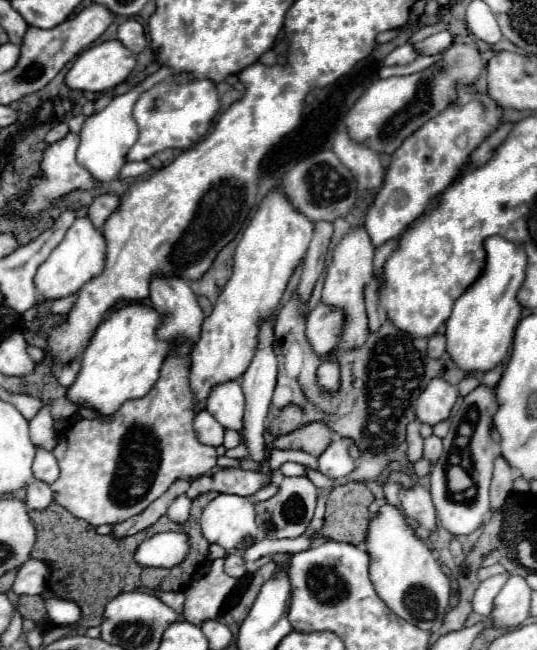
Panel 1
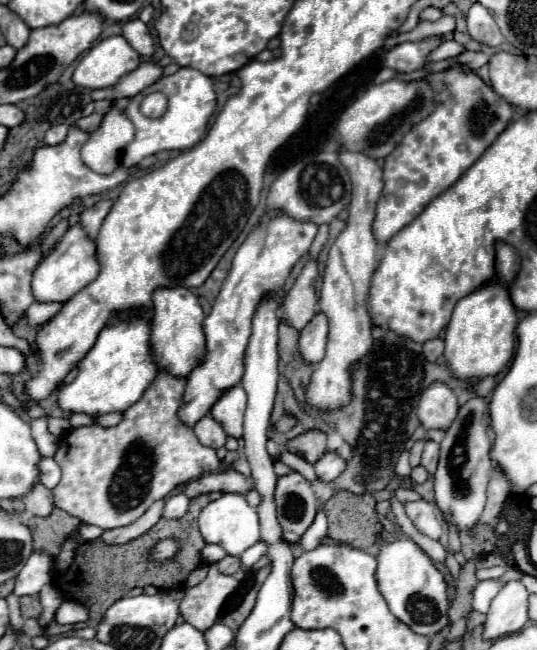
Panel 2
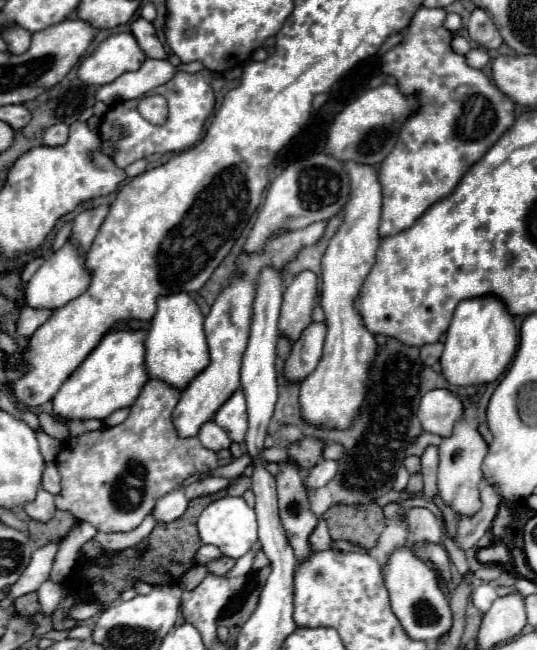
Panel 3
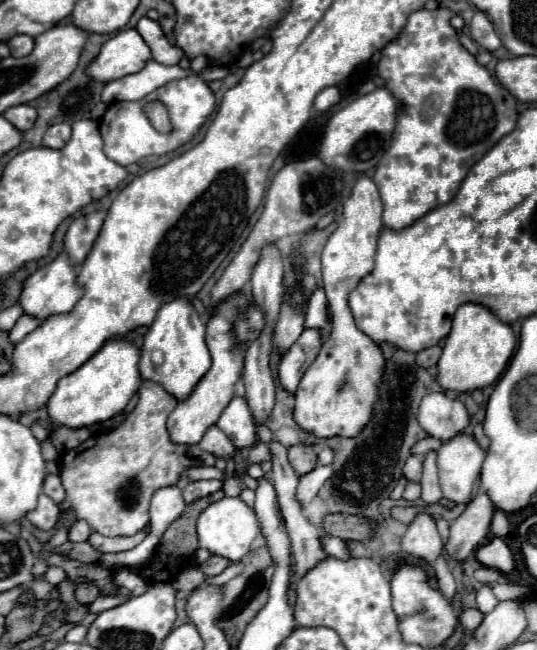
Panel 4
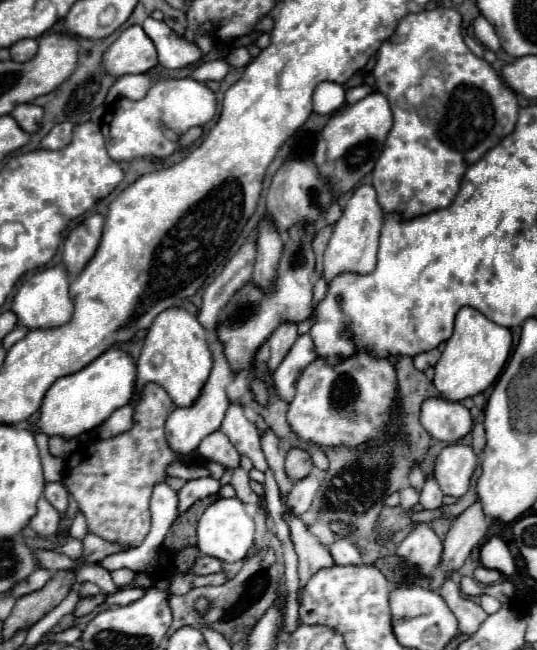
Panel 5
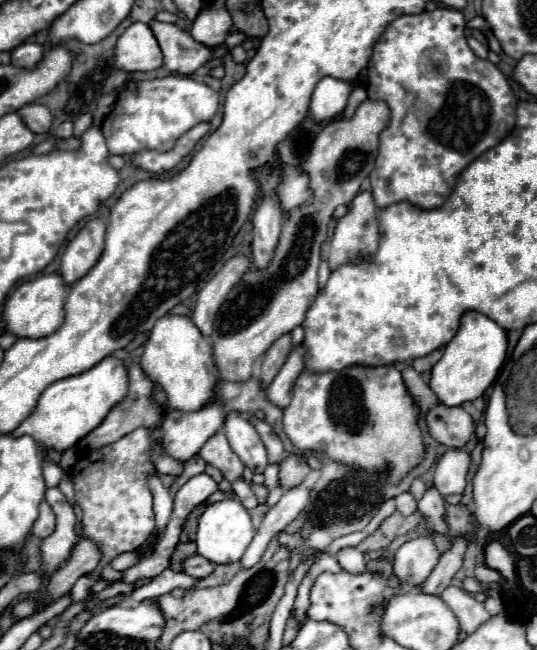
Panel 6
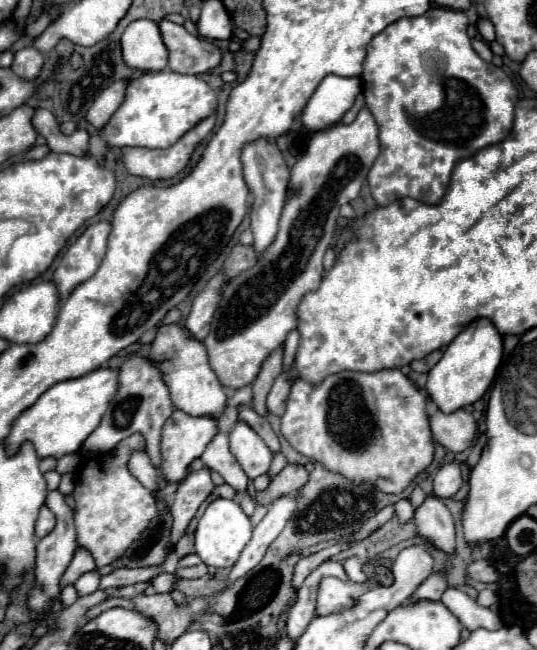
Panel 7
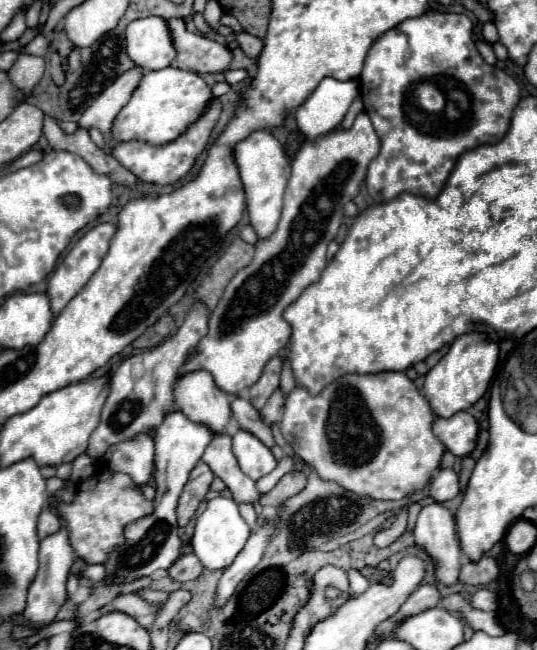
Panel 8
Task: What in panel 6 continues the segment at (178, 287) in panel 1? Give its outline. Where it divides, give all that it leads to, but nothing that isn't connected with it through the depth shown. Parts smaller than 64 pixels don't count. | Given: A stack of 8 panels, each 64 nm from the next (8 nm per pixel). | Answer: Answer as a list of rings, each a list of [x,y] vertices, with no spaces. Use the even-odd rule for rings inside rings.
[[[166,314],[156,320],[150,336],[144,344],[144,354],[140,360],[142,372],[152,380],[158,382],[166,394],[170,408],[194,412],[212,400],[214,384],[216,384],[216,364],[212,358],[212,342],[204,336],[190,316],[174,316]]]

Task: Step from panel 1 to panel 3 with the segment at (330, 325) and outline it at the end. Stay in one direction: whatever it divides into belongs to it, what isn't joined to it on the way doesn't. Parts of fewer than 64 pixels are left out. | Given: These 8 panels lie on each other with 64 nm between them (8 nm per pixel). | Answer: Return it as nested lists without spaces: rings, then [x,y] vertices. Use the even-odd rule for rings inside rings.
[[[312,322],[302,336],[294,342],[292,354],[286,360],[286,378],[292,382],[304,380],[320,362],[322,358],[322,346],[326,336],[326,324],[324,322]]]

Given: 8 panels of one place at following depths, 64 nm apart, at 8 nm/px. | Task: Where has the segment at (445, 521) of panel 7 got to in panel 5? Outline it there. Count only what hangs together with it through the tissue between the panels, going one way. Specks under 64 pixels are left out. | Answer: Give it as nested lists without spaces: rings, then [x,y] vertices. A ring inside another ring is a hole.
[[[428,474],[426,482],[424,482],[424,488],[420,492],[420,504],[424,508],[438,508],[438,506],[442,506],[442,498],[444,498],[444,494],[442,494],[434,474]]]

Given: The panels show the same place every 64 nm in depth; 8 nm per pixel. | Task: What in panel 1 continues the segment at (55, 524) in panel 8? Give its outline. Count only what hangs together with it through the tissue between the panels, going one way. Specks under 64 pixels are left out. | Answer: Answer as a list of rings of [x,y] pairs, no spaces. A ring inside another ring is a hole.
[[[34,480],[28,484],[28,494],[26,494],[26,506],[28,510],[40,510],[46,508],[52,502],[52,490],[48,484]]]

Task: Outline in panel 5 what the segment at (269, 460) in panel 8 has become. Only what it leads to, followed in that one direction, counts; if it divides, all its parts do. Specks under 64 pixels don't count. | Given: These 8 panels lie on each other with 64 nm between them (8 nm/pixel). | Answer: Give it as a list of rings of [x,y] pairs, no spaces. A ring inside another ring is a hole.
[[[232,402],[230,408],[226,410],[224,422],[220,426],[220,430],[230,438],[230,442],[234,444],[234,448],[240,454],[250,456],[254,468],[258,470],[268,470],[268,464],[264,460],[262,448],[260,448],[260,436],[256,426],[244,416],[244,406],[240,406],[238,402]]]

